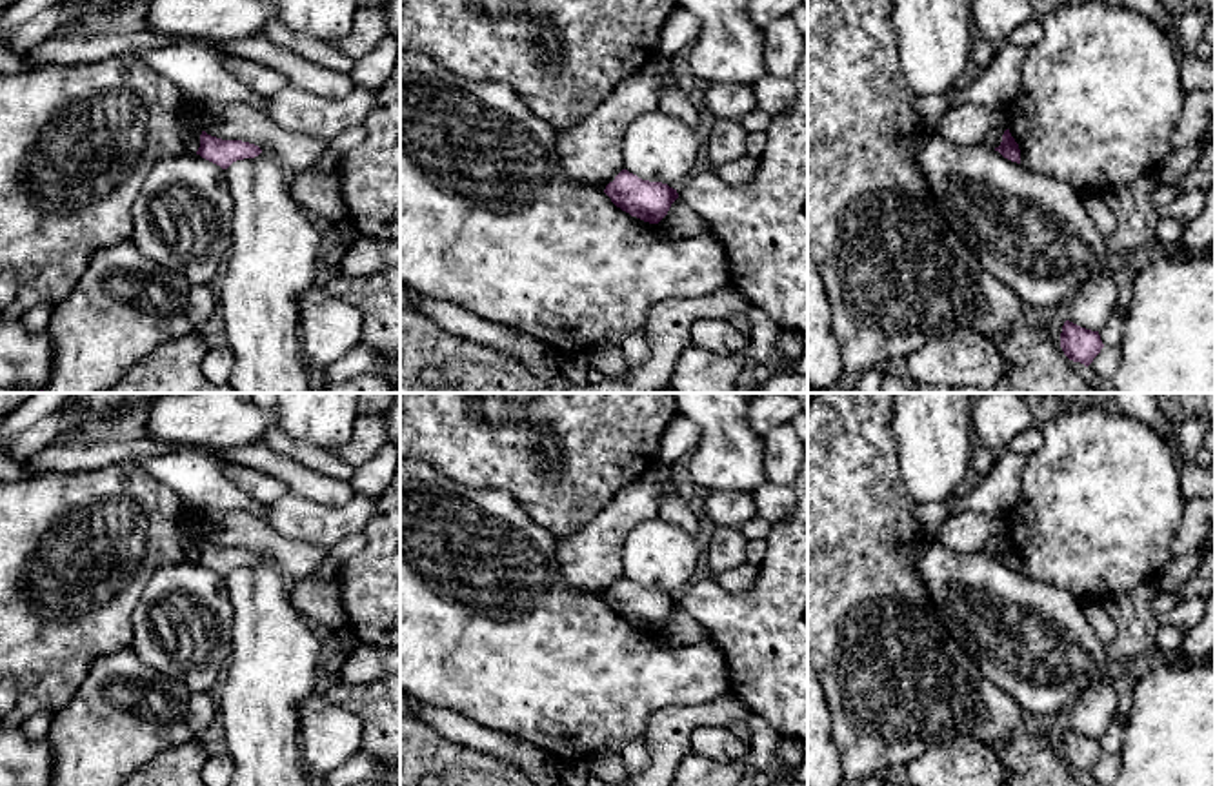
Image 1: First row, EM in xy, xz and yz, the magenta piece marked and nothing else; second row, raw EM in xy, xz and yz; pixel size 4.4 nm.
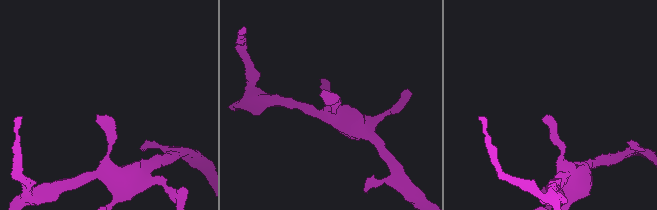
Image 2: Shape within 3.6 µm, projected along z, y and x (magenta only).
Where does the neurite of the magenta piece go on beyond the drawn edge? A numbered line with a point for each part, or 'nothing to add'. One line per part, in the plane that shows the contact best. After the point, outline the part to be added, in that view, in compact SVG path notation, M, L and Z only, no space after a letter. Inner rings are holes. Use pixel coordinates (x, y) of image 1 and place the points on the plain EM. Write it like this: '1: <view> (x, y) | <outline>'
nothing to add

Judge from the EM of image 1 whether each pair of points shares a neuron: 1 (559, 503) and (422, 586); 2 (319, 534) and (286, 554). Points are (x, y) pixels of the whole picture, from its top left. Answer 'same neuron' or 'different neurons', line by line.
1: different neurons
2: different neurons

